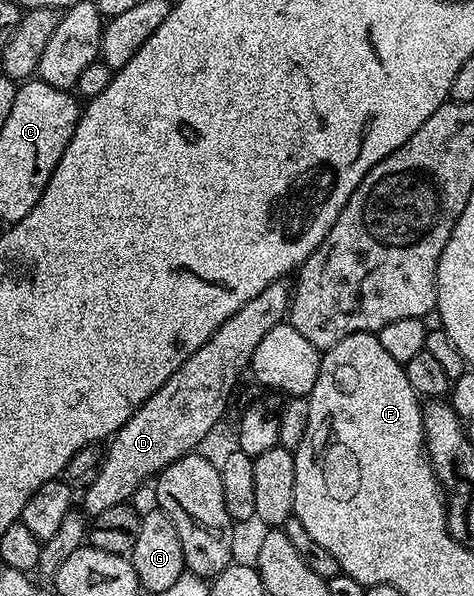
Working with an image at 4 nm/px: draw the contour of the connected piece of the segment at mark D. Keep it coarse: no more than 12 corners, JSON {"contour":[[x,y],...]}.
{"contour":[[270,283],[107,442],[82,501],[125,504],[200,447],[240,372],[287,318]]}

